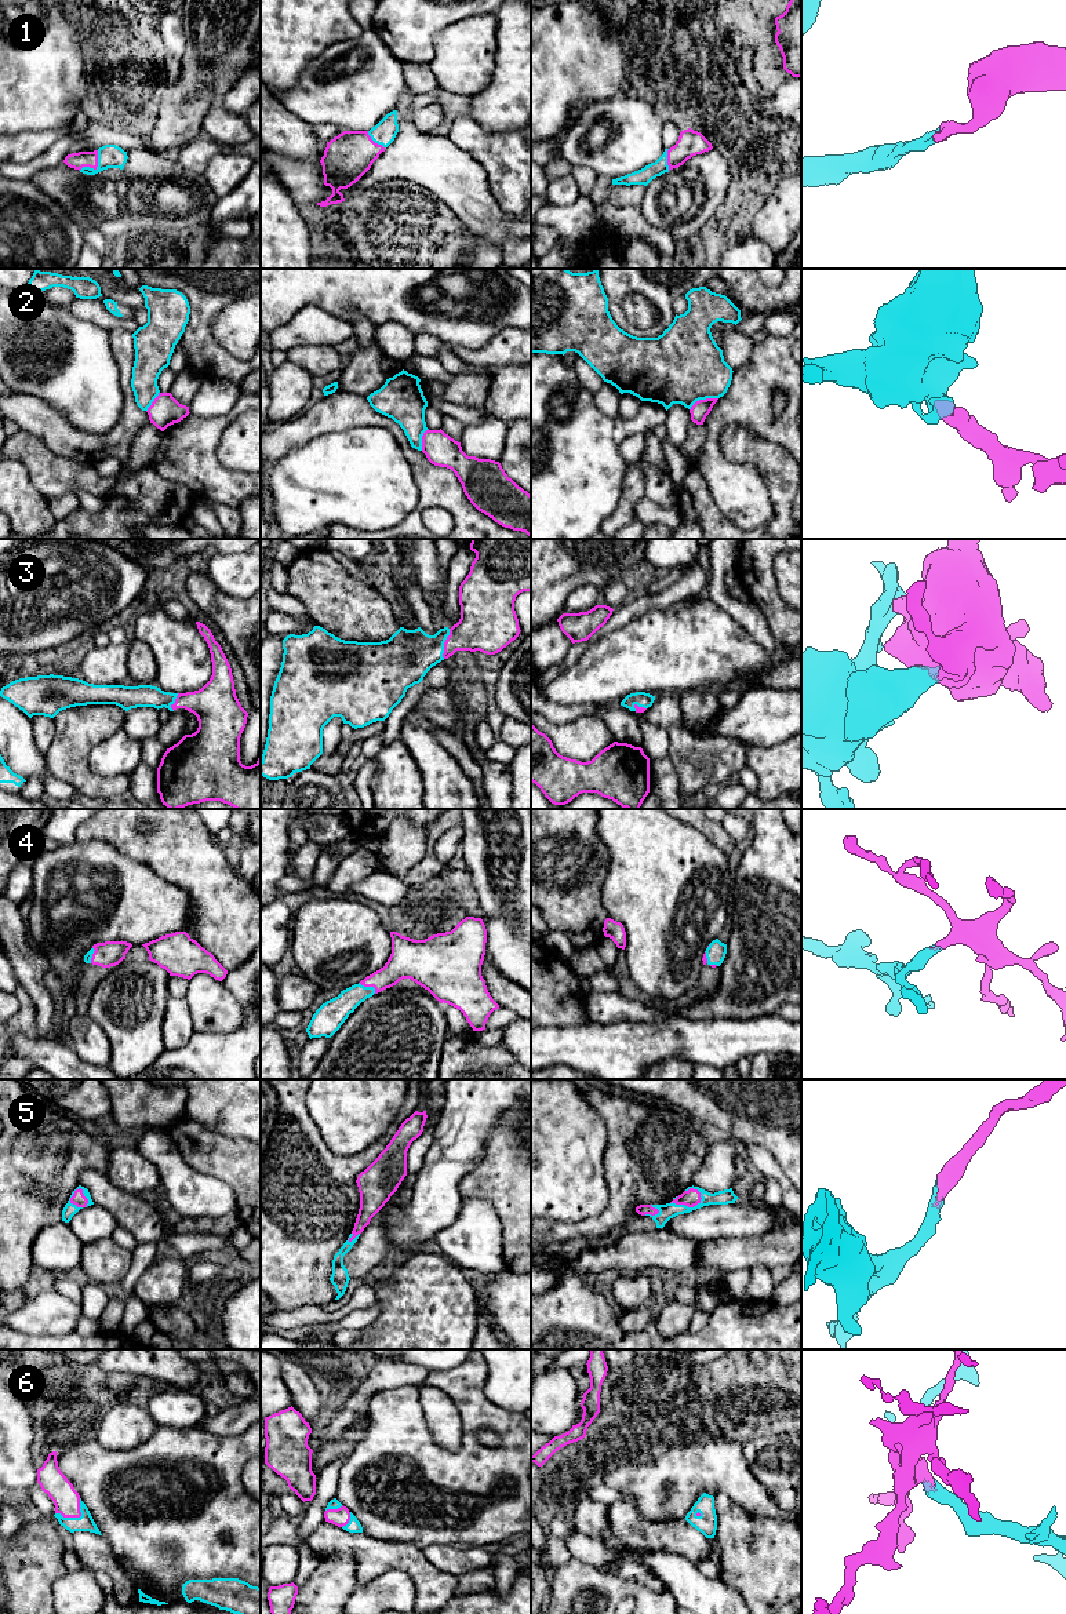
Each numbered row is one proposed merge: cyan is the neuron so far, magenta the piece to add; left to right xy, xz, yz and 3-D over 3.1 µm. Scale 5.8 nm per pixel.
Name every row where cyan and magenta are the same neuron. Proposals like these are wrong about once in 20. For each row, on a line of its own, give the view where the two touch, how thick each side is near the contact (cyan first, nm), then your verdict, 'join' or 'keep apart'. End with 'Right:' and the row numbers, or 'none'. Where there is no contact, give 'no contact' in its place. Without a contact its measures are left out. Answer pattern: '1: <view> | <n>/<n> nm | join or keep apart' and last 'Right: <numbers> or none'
1: xy | 140/100 nm | join
2: yz | 440/100 nm | keep apart
3: xz | 300/280 nm | join
4: xz | 160/180 nm | join
5: yz | 90/100 nm | join
6: xy | 100/160 nm | join
Right: 1, 3, 4, 5, 6

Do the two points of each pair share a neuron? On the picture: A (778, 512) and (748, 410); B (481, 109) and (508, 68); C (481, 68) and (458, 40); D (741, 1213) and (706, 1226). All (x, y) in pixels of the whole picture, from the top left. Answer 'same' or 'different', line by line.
A: different
B: same
C: same
D: same

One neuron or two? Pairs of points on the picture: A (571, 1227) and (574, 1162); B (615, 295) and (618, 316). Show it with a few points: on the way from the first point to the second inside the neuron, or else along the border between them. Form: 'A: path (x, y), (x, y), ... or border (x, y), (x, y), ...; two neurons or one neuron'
A: border (601, 1210), (579, 1220), (553, 1221), (545, 1219); two neurons
B: path (615, 301), (615, 310); one neuron

